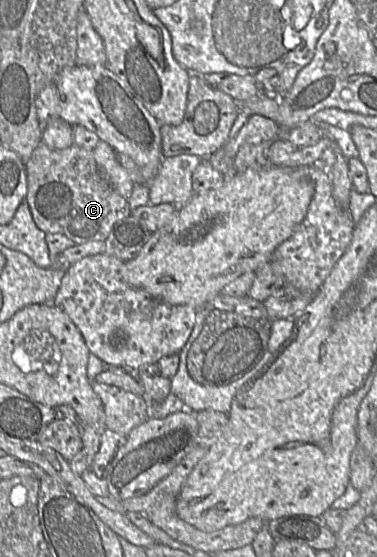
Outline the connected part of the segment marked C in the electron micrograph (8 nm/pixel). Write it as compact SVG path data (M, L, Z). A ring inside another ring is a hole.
M41 142L25 161L27 173L27 194L24 202L30 208L37 227L45 233L59 233L75 244L104 241L119 220L132 215L128 201L117 193L100 174L93 150L76 144L65 149L51 149Z

